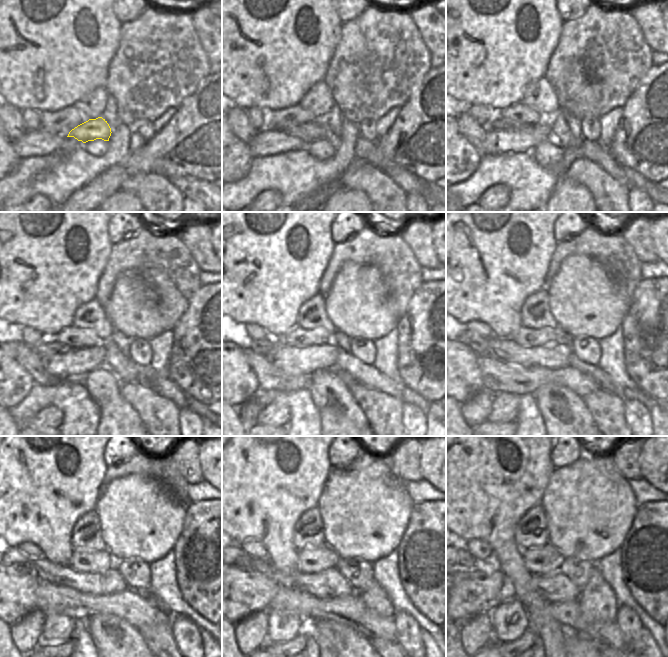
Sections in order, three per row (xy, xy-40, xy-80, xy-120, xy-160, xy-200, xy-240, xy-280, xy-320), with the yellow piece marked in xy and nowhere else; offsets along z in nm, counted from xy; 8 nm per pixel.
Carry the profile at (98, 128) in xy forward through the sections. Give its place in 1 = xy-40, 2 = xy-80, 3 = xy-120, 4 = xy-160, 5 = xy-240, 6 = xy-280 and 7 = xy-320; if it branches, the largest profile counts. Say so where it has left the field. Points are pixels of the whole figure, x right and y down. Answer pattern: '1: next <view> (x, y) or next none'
1: next xy-40 (318, 129)
2: next xy-80 (497, 123)
3: next xy-120 (49, 346)
4: next xy-160 (263, 347)
5: next xy-240 (36, 568)
6: next xy-280 (243, 561)
7: next xy-320 (467, 560)

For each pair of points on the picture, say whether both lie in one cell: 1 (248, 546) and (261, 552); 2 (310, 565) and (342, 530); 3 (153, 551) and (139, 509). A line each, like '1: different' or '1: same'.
1: same
2: different
3: same

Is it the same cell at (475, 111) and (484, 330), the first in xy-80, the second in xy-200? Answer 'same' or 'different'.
same

